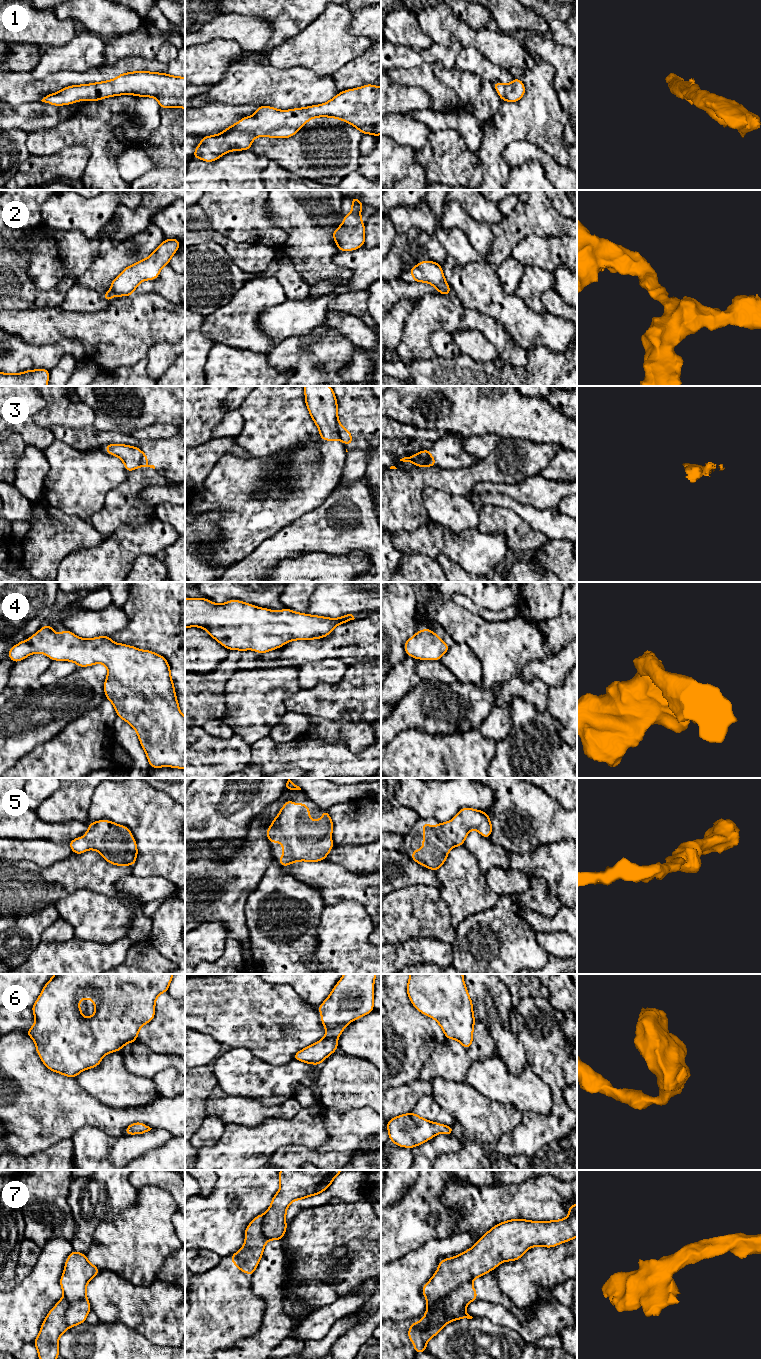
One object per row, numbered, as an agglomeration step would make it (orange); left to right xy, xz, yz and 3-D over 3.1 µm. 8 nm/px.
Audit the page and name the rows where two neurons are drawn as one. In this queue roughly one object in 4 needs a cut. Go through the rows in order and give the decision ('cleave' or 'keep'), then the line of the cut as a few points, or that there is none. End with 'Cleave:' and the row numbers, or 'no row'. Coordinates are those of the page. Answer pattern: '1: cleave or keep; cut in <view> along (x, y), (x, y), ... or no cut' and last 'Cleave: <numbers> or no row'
1: keep; no cut
2: keep; no cut
3: cleave; cut in xz along (337, 421), (337, 431), (340, 438)
4: keep; no cut
5: keep; no cut
6: keep; no cut
7: cleave; cut in yz along (470, 1283), (453, 1289), (431, 1307), (424, 1316)
Cleave: 3, 7

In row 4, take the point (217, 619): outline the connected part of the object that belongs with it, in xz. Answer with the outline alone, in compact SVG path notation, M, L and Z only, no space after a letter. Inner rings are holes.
M185 598L185 629L188 627L200 627L205 629L209 636L218 641L229 650L256 650L258 654L263 654L270 650L282 647L284 644L294 640L312 640L328 636L336 626L354 620L352 614L343 615L336 619L309 615L294 612L290 609L274 611L266 608L256 607L252 604L244 603L239 600L217 604L212 603L206 598Z

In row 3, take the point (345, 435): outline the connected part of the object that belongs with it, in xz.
M339 421L337 422L337 428L340 435L340 439L344 445L355 443L351 437L351 431L345 430L344 426Z

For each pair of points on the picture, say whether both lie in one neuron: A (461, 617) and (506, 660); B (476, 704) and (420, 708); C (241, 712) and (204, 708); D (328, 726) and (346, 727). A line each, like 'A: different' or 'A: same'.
A: same
B: same
C: different
D: same

